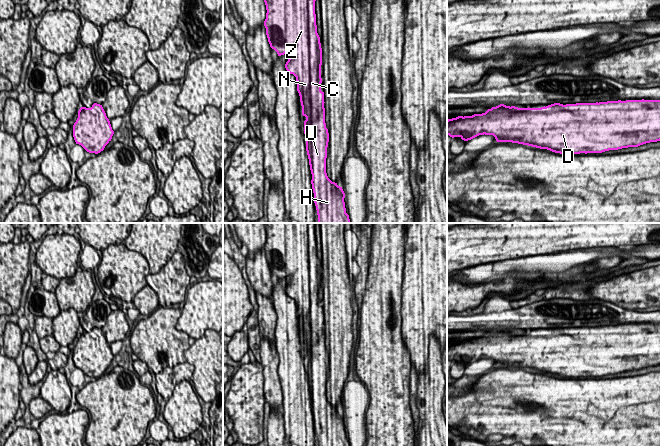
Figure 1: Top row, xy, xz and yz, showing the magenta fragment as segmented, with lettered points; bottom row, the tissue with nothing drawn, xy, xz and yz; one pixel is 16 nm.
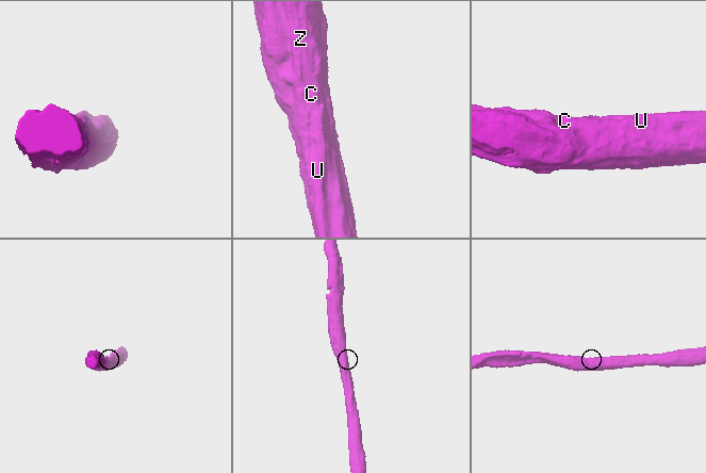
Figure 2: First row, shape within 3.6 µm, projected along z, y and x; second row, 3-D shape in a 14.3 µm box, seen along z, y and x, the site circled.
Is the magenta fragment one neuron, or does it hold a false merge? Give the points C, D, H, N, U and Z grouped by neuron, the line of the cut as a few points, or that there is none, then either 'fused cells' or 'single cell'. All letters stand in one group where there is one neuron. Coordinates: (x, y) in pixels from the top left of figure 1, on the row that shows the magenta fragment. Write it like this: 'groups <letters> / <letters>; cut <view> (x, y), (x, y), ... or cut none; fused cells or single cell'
groups C D H N U Z; cut none; single cell

